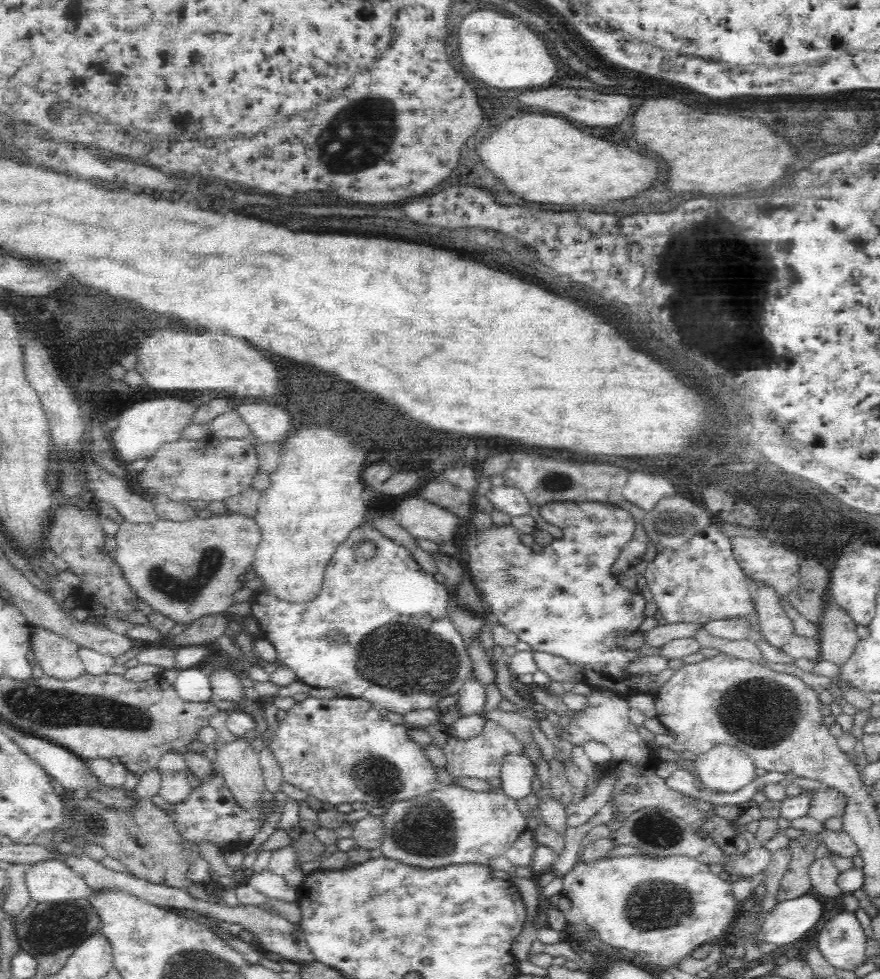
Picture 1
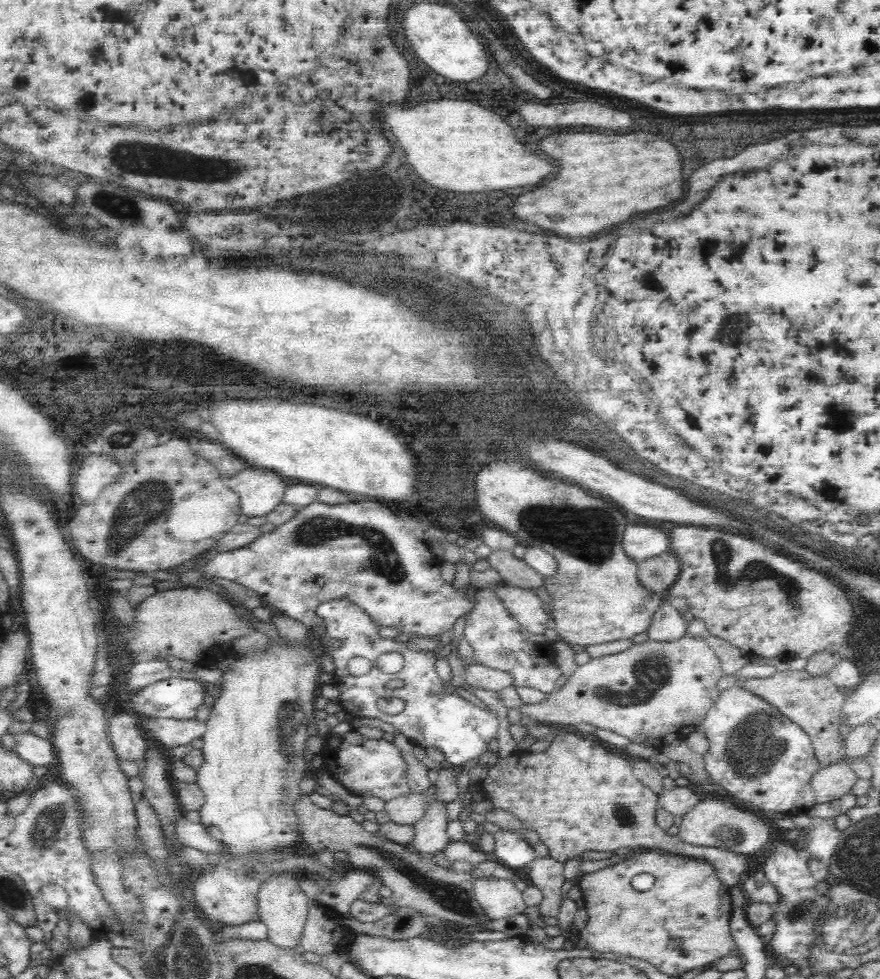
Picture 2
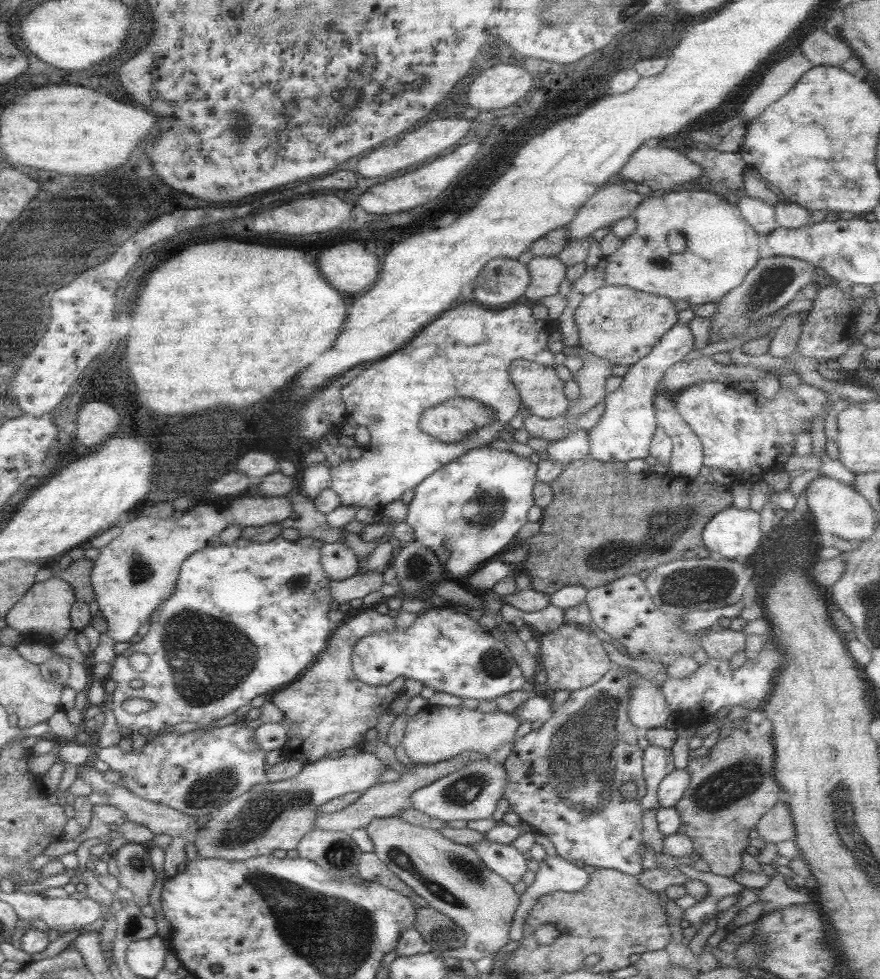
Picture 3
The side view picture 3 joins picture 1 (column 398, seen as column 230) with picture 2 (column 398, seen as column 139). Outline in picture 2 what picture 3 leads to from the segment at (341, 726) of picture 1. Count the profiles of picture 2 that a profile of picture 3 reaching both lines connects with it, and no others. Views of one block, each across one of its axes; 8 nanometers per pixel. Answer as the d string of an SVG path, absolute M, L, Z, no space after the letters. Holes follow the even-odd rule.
M355 730L346 734L332 733L325 736L325 740L326 743L321 751L324 757L324 769L349 793L364 799L378 798L386 803L407 796L411 792L406 759L393 741L367 739Z

